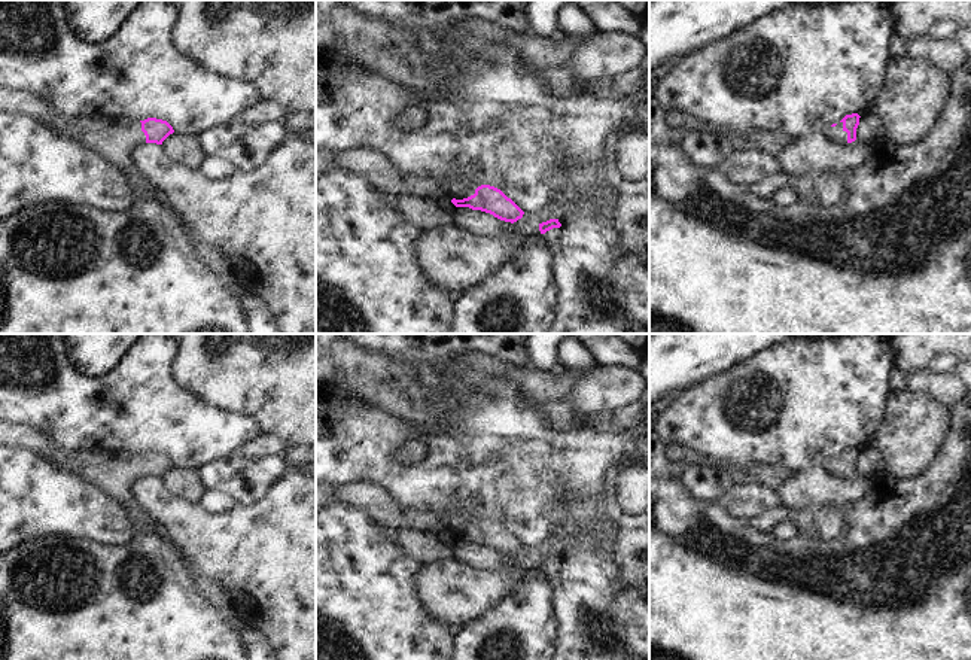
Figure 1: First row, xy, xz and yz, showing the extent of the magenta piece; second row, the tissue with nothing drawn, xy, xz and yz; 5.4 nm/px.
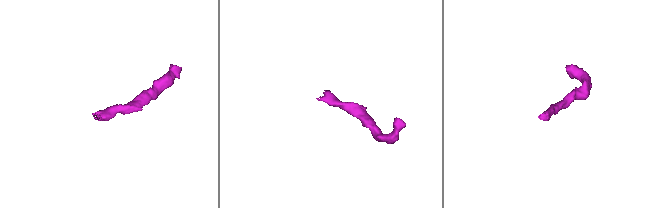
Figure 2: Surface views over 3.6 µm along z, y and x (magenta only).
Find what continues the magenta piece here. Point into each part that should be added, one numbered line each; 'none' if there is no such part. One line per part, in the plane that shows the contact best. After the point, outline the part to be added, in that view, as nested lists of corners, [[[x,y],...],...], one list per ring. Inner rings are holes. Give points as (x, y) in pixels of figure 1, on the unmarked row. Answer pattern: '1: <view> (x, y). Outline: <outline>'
1: xz (374, 499). Outline: [[[371,481],[334,486],[332,495],[332,505],[353,505],[375,517],[383,526],[442,532],[445,535],[463,533],[475,527],[475,523],[463,513],[418,511],[404,514],[396,499],[384,487]]]

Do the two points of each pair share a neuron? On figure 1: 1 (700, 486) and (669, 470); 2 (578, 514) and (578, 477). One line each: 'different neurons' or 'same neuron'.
1: same neuron
2: different neurons

